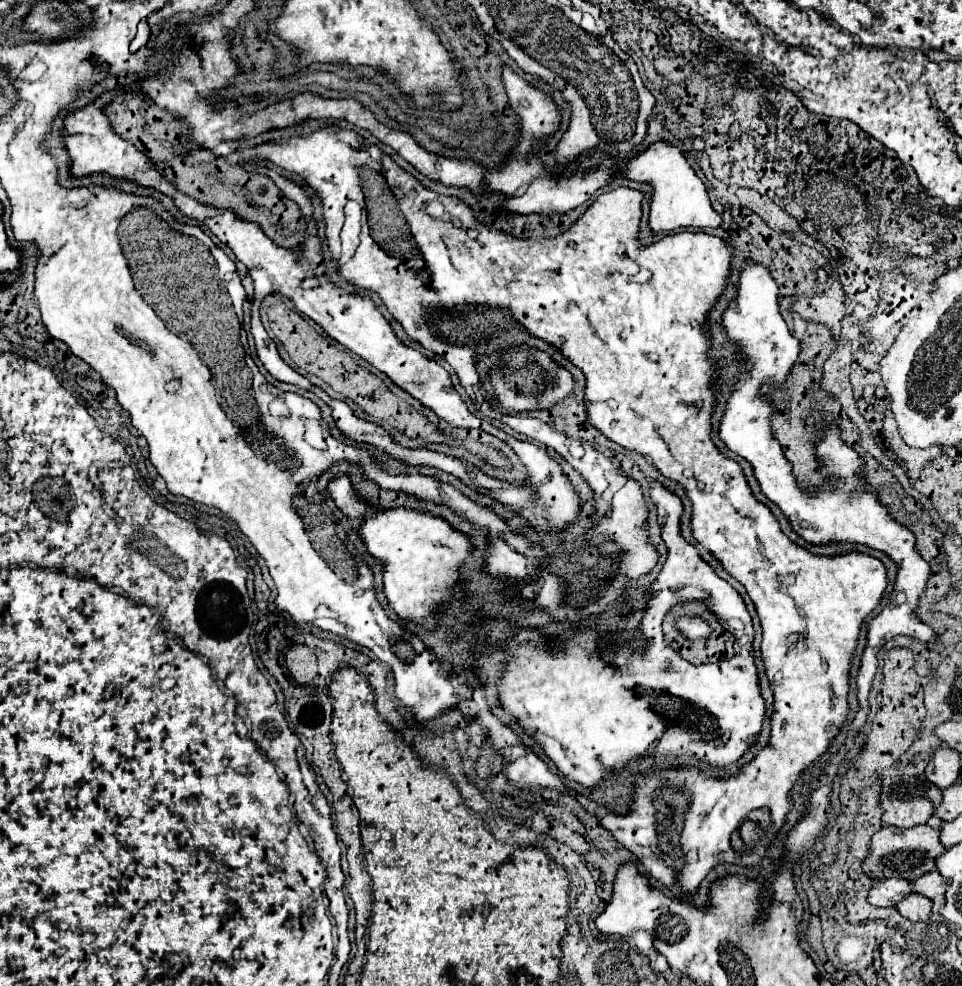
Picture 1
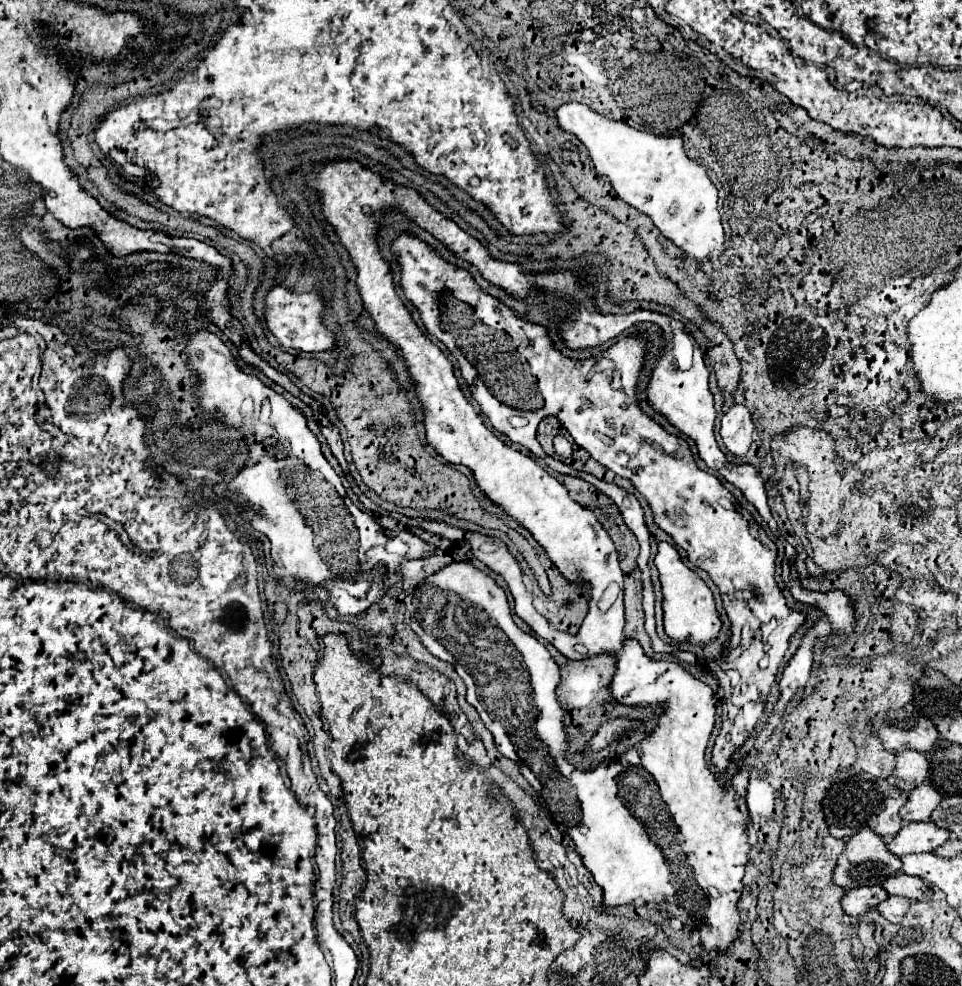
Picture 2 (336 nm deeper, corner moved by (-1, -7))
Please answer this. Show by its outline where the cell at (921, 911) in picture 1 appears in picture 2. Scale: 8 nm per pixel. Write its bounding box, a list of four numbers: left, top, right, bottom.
[876,896,910,922]

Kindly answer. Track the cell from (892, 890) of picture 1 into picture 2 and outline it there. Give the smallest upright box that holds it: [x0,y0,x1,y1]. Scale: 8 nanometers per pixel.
[842,886,888,916]

